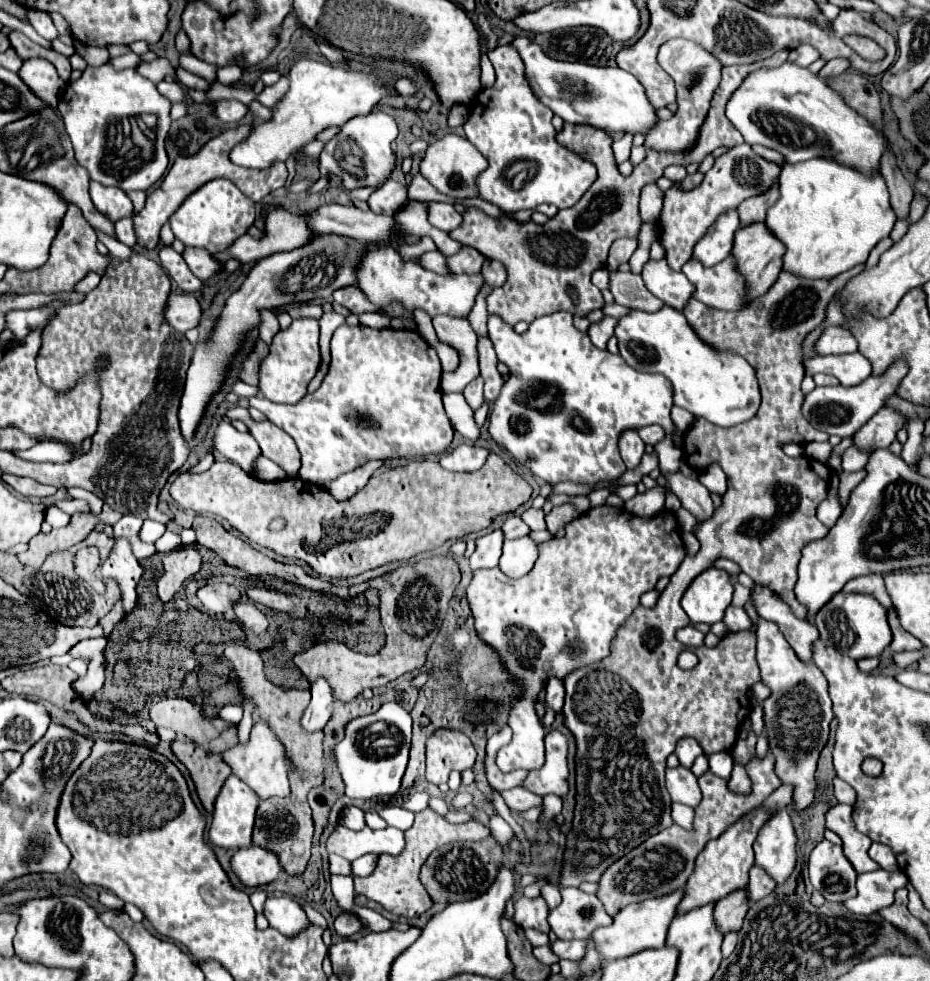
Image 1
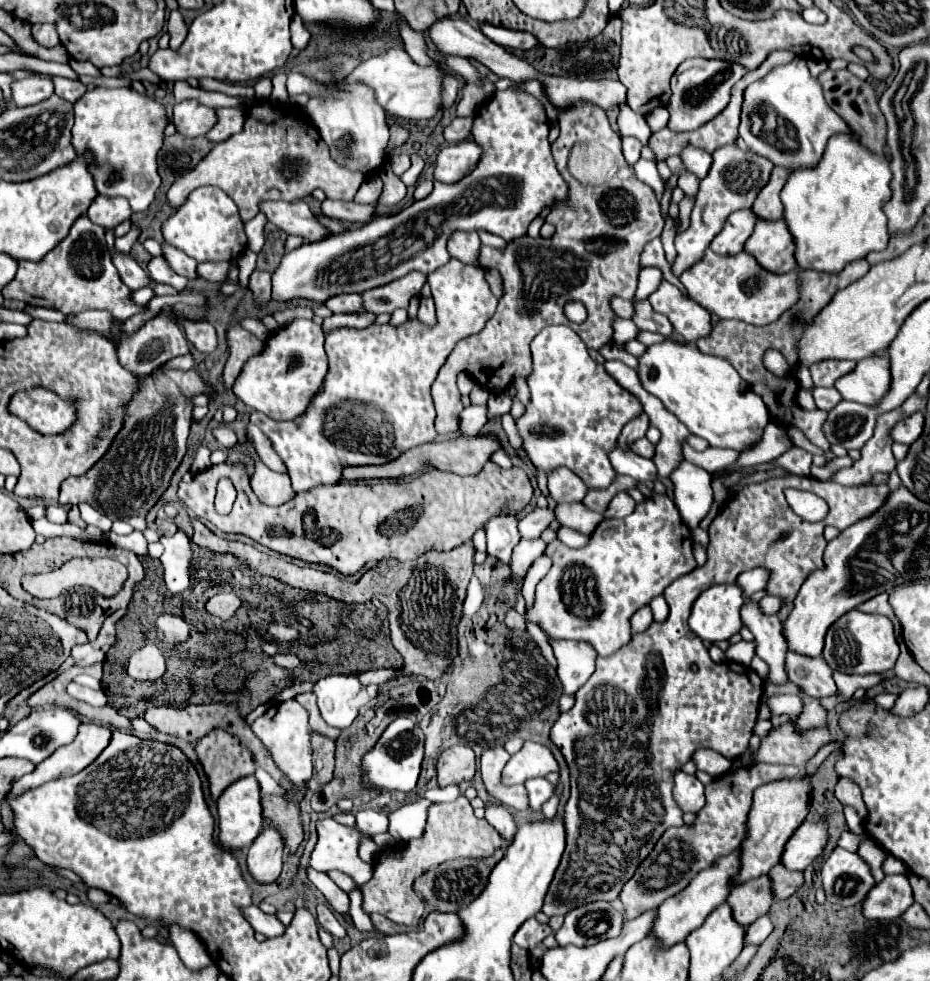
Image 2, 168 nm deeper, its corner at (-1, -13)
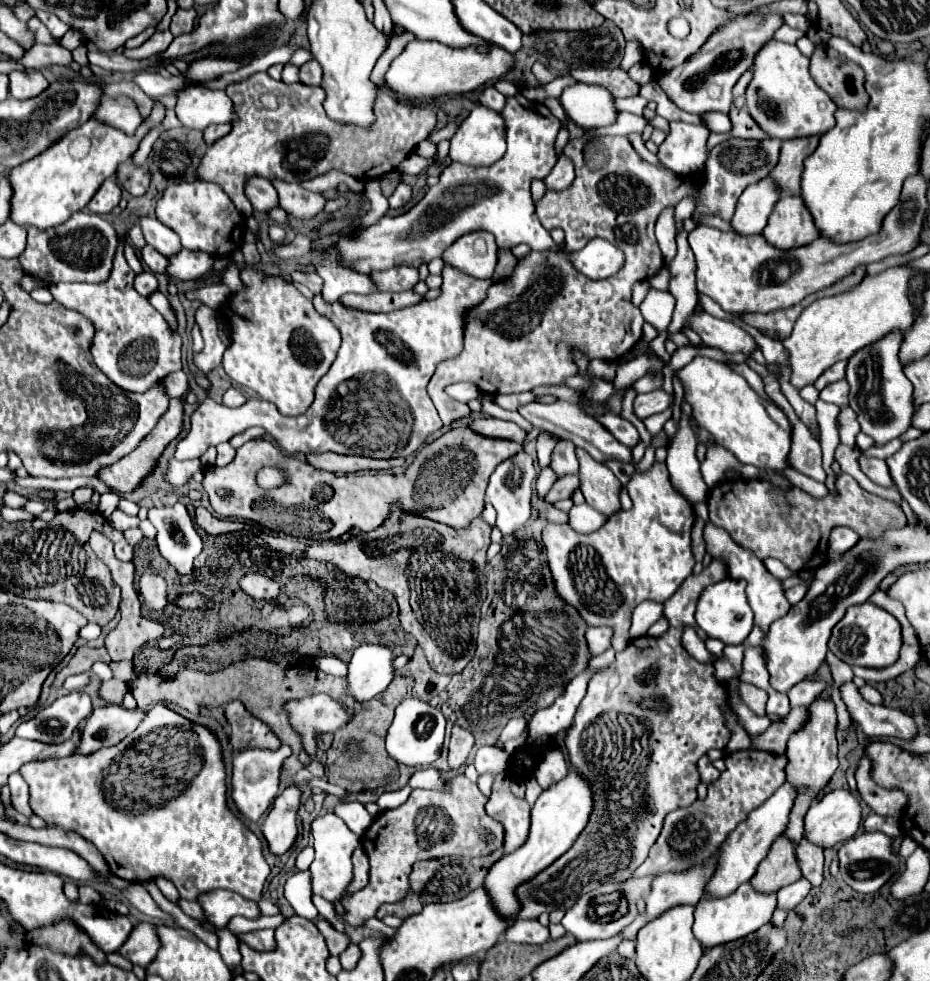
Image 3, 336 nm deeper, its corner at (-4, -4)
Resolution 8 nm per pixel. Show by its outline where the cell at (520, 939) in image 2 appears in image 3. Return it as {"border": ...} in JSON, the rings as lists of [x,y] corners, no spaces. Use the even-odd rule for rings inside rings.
{"border":[[[520,919],[506,931],[504,937],[514,943],[544,943],[550,939],[550,933],[538,919]]]}

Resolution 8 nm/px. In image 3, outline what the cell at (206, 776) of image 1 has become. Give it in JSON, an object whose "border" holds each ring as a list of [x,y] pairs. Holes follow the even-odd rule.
{"border":[[[232,701],[224,707],[224,715],[228,721],[228,741],[232,745],[234,753],[240,753],[244,749],[266,749],[276,751],[280,741],[278,737],[256,717],[252,717],[240,701]]]}

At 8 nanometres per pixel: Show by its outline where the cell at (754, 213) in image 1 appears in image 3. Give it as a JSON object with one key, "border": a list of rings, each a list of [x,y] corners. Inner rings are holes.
{"border":[[[800,139],[800,141],[784,141],[780,149],[780,161],[770,173],[778,189],[786,195],[796,197],[800,193],[800,177],[804,159],[816,149],[818,139]]]}

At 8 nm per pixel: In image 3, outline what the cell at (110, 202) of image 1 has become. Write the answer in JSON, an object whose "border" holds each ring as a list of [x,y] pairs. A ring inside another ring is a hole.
{"border":[[[110,177],[102,183],[102,187],[96,191],[96,195],[92,197],[92,201],[88,203],[88,209],[92,213],[98,213],[98,215],[104,215],[104,213],[110,213],[114,207],[118,207],[122,199],[122,189],[116,185],[116,179]]]}

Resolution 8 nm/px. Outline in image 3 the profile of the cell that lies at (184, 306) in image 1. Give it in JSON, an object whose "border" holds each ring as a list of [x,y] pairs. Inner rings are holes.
{"border":[[[122,245],[116,251],[116,261],[112,267],[112,277],[104,283],[64,283],[50,285],[54,301],[68,309],[84,313],[96,327],[96,337],[92,341],[92,357],[102,373],[106,373],[122,389],[144,393],[160,377],[182,369],[180,349],[182,337],[172,331],[166,319],[134,289],[135,273],[124,255]]]}

